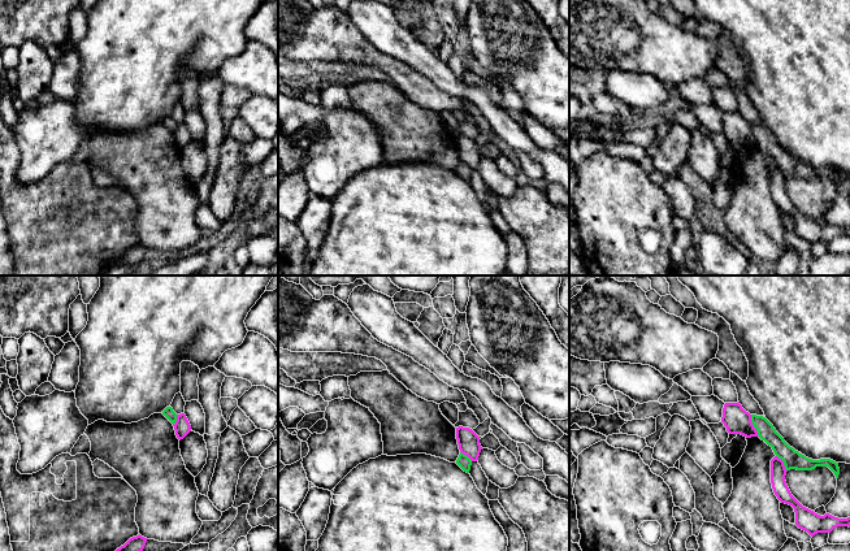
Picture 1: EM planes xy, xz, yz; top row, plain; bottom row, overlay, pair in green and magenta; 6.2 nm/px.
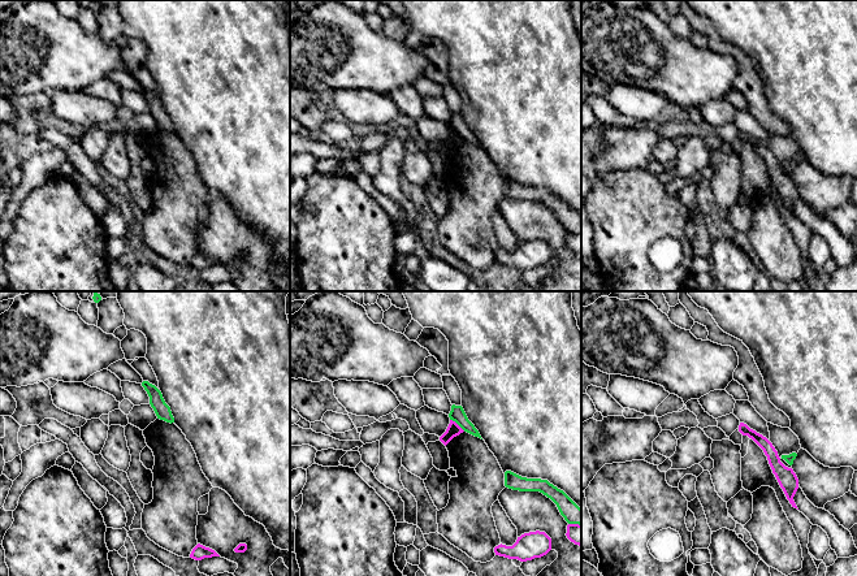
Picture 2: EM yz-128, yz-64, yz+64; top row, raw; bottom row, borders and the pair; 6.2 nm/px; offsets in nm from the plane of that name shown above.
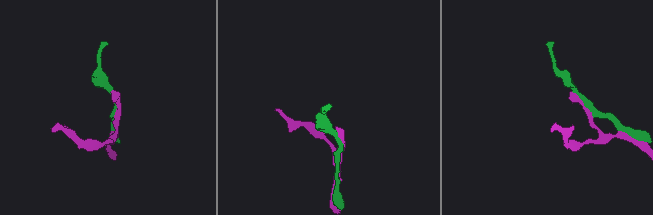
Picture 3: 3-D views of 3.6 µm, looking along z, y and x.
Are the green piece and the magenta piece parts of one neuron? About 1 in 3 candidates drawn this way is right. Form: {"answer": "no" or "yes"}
{"answer": "no"}

